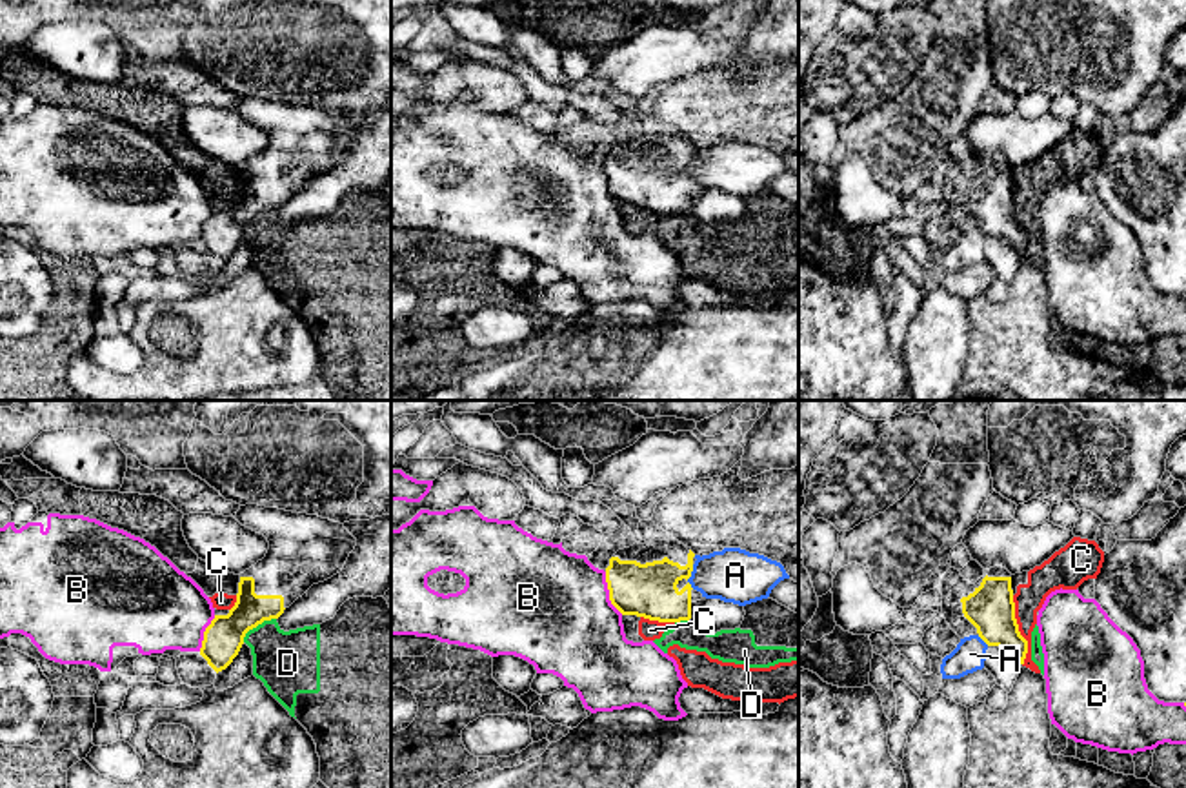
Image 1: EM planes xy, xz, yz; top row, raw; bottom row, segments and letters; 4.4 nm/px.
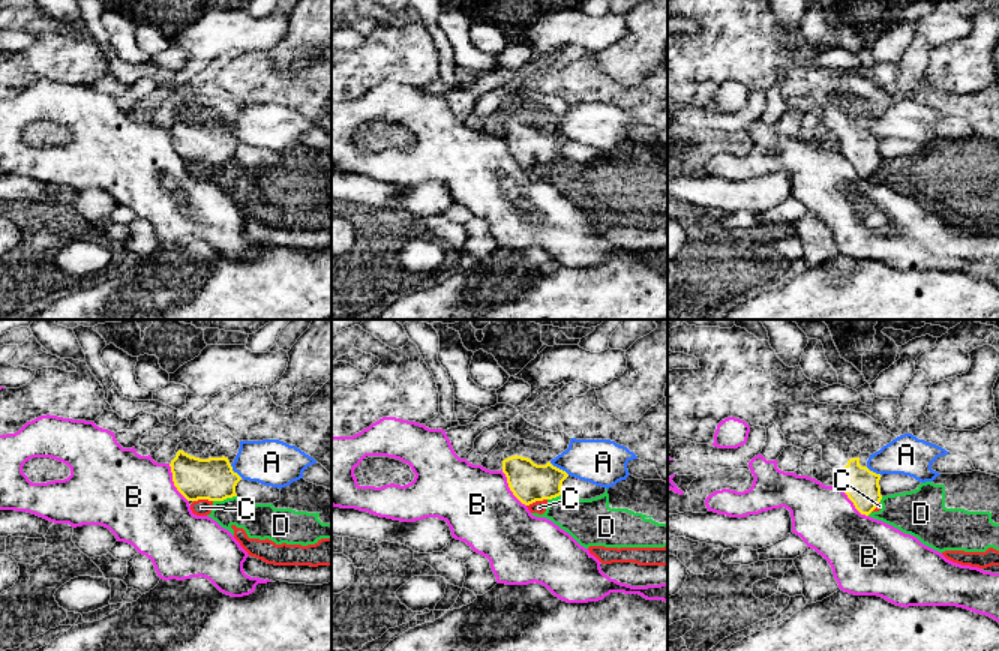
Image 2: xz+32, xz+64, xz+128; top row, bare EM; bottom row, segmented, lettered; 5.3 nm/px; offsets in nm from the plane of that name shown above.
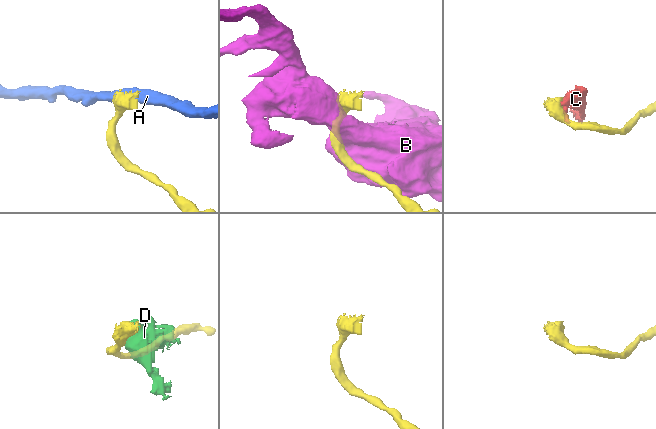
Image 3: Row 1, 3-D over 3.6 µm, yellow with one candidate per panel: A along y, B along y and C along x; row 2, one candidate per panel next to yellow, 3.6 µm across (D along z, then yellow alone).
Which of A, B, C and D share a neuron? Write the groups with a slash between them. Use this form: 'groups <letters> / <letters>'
groups A / B / C D

